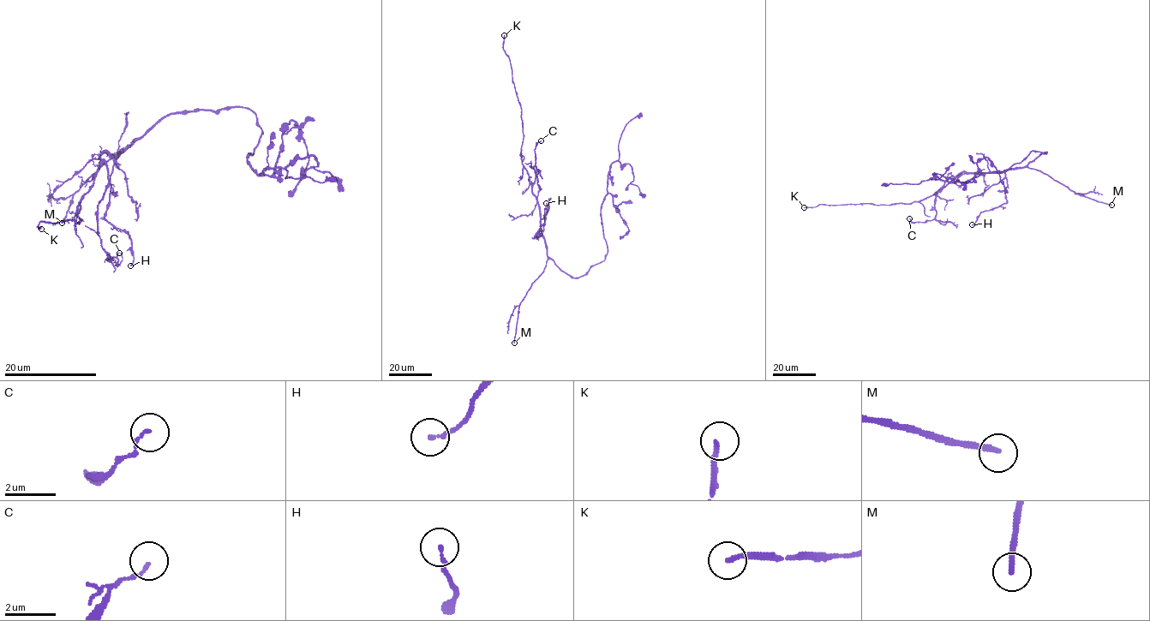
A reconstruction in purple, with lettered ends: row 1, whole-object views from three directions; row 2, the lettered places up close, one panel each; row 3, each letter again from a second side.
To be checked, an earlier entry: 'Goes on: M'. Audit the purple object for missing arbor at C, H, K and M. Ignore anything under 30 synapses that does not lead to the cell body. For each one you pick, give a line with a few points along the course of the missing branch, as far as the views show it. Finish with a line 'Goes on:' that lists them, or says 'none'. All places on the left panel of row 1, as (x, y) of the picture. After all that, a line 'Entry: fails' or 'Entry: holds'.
M: Course of what is missing: (62, 223), (78, 277), (104, 296), (163, 313), (199, 289), (170, 266), (128, 321), (115, 367)
Goes on: M
Entry: holds

